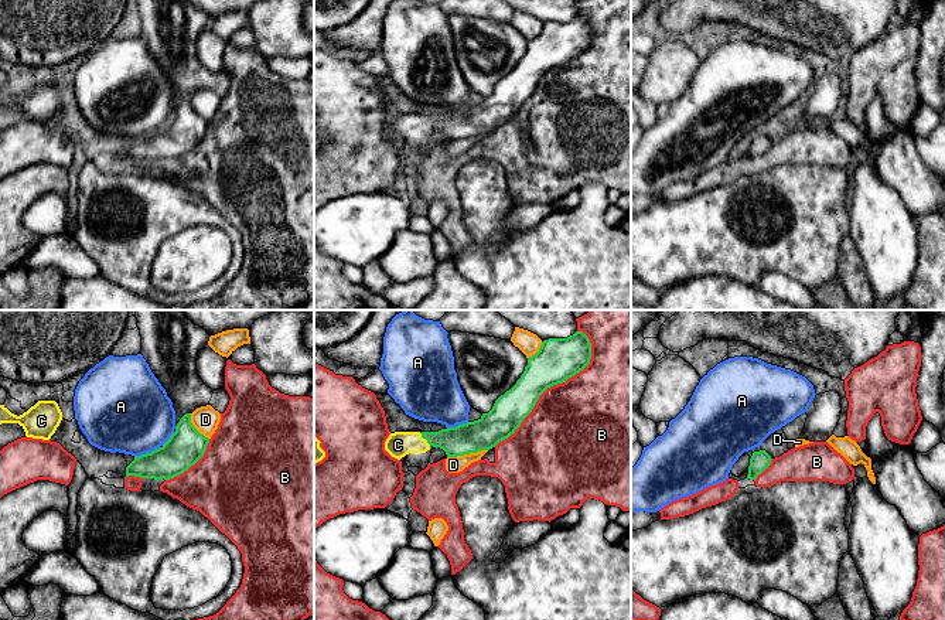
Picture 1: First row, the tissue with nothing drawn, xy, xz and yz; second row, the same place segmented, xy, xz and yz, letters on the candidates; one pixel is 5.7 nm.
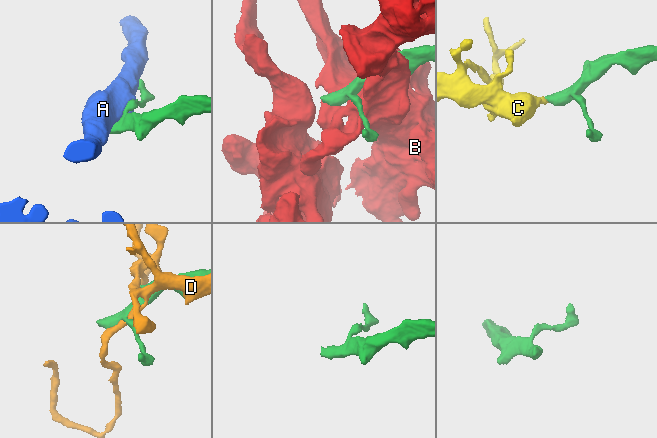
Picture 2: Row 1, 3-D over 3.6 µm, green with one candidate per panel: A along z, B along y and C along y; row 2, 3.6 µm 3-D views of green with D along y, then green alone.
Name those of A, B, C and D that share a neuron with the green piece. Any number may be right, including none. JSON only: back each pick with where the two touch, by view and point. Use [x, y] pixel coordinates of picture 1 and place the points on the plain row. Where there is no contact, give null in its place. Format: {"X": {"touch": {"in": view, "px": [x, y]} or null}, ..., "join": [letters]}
{"C": {"touch": {"in": "xz", "px": [425, 121]}}, "join": ["C"]}

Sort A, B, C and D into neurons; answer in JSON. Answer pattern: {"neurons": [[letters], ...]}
{"neurons": [["A"], ["B"], ["C"], ["D"]]}

